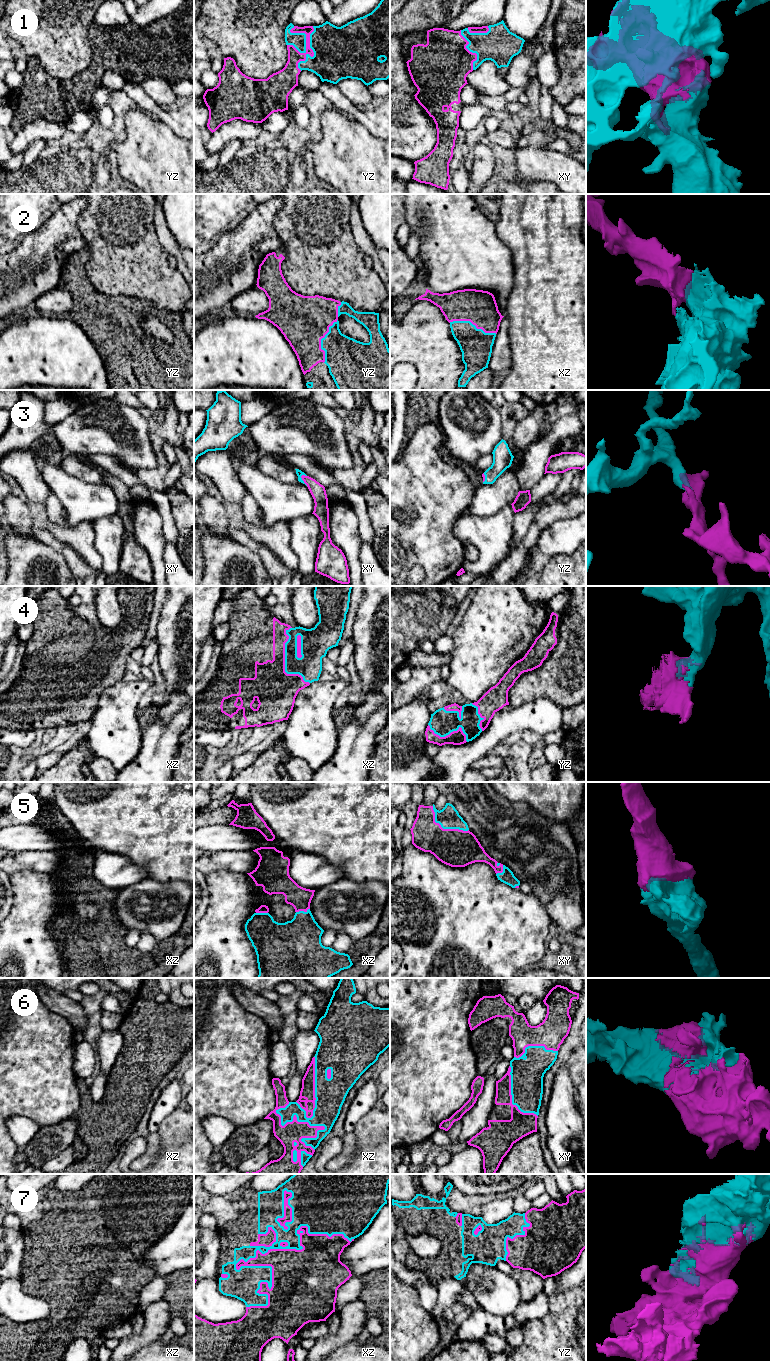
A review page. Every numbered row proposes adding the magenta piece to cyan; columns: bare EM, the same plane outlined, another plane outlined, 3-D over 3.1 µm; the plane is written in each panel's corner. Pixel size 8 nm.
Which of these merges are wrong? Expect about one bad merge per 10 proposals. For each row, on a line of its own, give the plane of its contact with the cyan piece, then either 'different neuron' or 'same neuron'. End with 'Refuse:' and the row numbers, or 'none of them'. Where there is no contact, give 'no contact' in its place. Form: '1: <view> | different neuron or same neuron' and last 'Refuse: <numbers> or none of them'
1: yz | same neuron
2: yz | same neuron
3: xy | same neuron
4: xz | same neuron
5: xy | same neuron
6: xz | same neuron
7: xz | same neuron
Refuse: none of them

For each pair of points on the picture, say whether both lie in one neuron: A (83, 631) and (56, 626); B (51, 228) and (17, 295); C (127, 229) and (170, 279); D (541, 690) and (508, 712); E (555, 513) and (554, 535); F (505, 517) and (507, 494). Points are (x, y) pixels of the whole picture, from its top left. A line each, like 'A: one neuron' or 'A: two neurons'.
A: one neuron
B: one neuron
C: one neuron
D: two neurons
E: two neurons
F: two neurons

